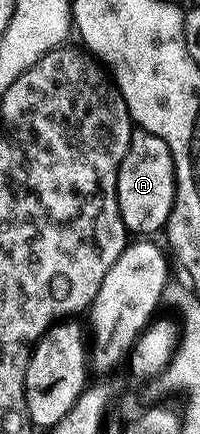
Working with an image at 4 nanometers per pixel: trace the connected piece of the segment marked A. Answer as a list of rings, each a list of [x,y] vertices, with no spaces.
[[[140,129],[133,130],[127,153],[117,170],[117,200],[126,232],[133,234],[134,231],[137,237],[153,237],[160,227],[162,230],[169,222],[176,188],[173,158],[163,137],[155,137],[155,133]]]

